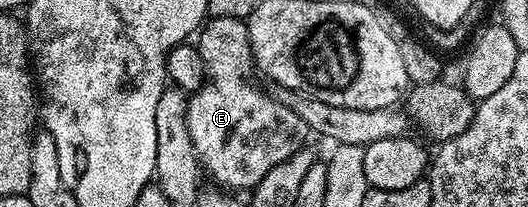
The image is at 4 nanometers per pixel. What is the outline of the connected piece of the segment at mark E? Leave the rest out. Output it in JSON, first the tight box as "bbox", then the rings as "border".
{"bbox":[186,16,305,191],"border":[[[220,16],[209,18],[199,30],[198,48],[200,58],[204,64],[206,80],[203,87],[188,97],[188,110],[186,111],[186,127],[190,127],[190,139],[194,143],[196,160],[200,162],[203,172],[213,177],[215,184],[225,191],[237,191],[245,189],[251,191],[257,183],[266,175],[266,171],[273,169],[278,163],[282,163],[288,157],[293,157],[305,144],[305,134],[292,134],[285,132],[284,137],[256,137],[252,129],[248,129],[248,113],[256,121],[264,117],[264,113],[272,113],[276,121],[281,121],[283,128],[289,130],[298,126],[298,115],[292,110],[282,107],[268,97],[263,88],[252,86],[250,81],[255,72],[255,61],[250,47],[248,24],[243,18],[232,16]]]}

